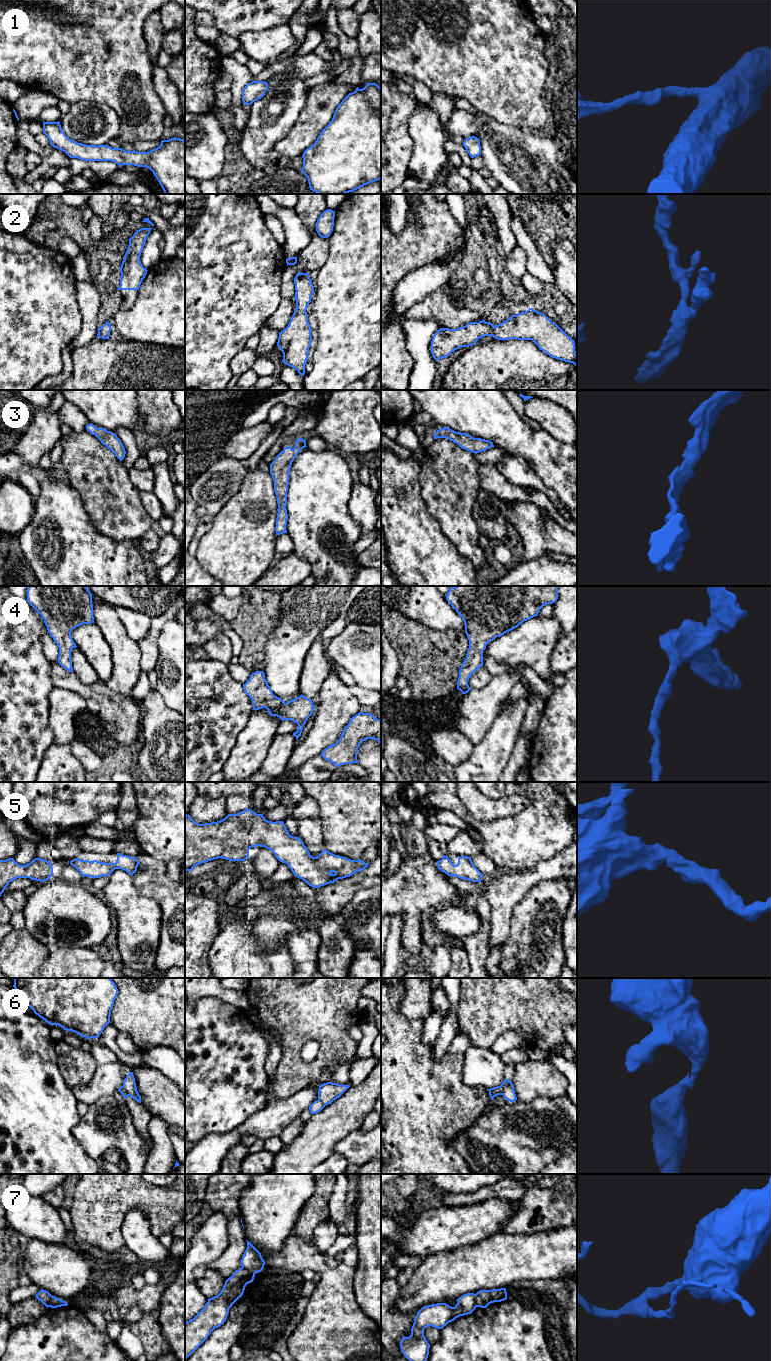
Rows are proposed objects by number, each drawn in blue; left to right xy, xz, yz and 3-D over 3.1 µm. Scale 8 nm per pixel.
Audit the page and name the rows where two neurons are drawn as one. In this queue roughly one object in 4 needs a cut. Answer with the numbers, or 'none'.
6, 7

